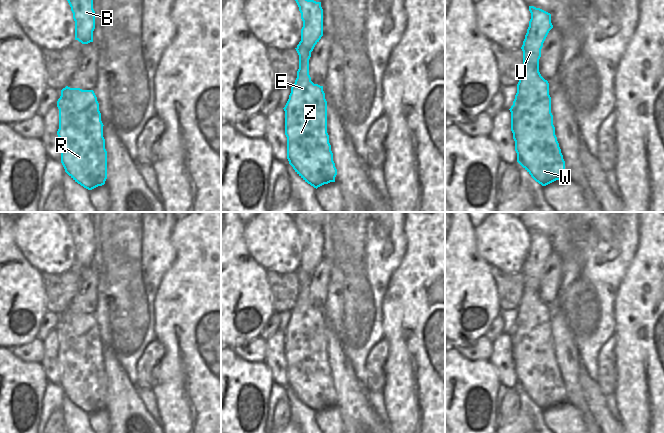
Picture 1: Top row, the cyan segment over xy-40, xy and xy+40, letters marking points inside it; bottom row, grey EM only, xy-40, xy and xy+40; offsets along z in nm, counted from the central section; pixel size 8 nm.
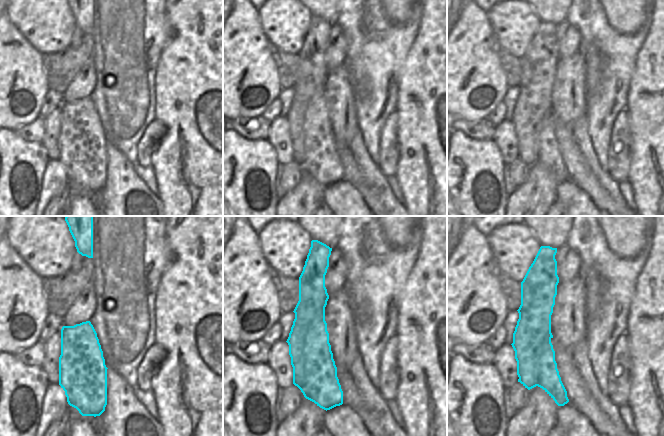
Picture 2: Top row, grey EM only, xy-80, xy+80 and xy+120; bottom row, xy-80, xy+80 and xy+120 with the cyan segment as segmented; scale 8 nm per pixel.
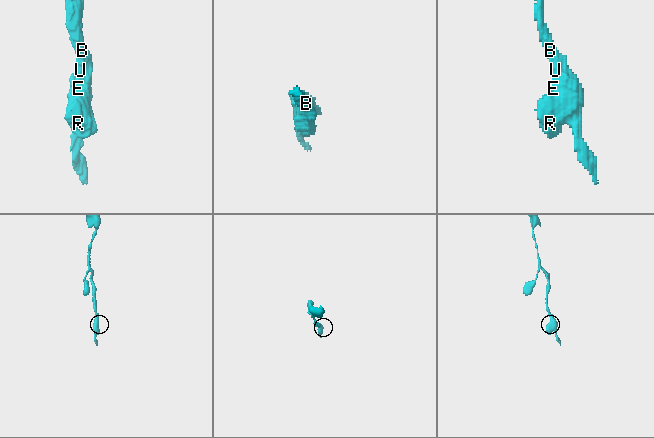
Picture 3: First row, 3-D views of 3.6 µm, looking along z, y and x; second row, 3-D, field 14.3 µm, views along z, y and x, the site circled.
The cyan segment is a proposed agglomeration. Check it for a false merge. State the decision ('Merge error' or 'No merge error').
Merge error.

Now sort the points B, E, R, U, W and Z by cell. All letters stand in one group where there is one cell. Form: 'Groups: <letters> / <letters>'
Groups: B U / E R W Z

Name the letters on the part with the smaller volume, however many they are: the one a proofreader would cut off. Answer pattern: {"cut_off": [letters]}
{"cut_off": ["E", "R", "W", "Z"]}

